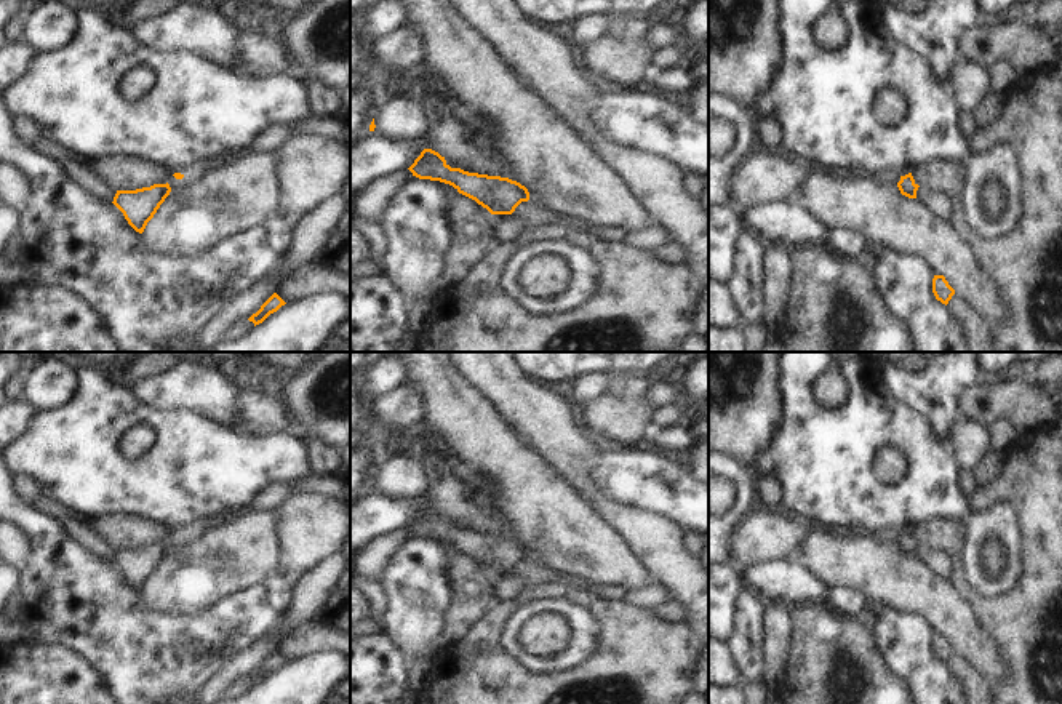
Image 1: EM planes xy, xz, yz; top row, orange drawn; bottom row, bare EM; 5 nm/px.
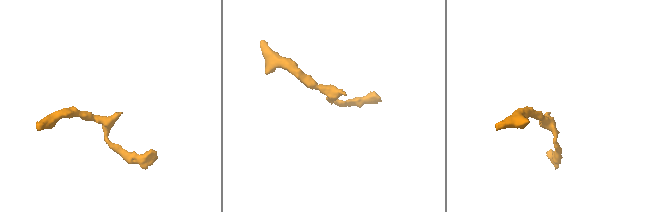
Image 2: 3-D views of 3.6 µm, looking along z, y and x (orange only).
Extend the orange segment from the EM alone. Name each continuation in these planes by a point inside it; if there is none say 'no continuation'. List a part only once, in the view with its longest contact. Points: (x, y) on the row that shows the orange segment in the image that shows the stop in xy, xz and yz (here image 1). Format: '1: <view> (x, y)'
1: xy (194, 172)

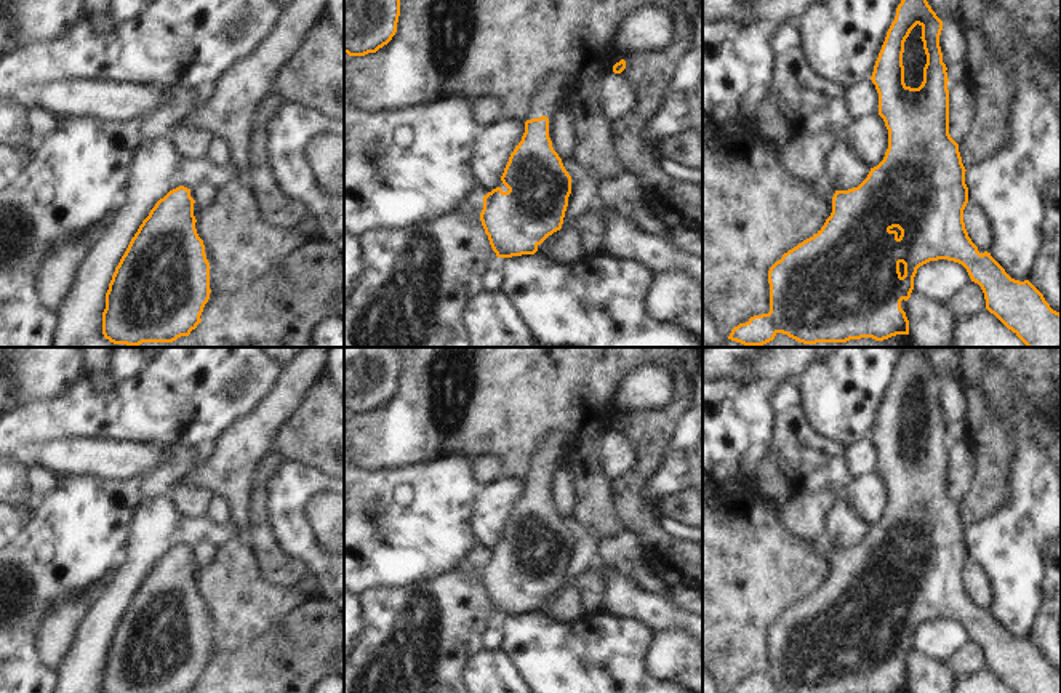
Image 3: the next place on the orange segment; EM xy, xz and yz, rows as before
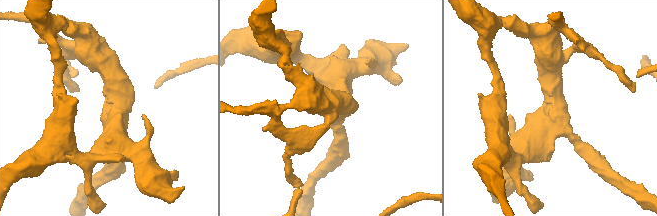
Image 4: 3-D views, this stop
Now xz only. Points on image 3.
1: xz (546, 100)

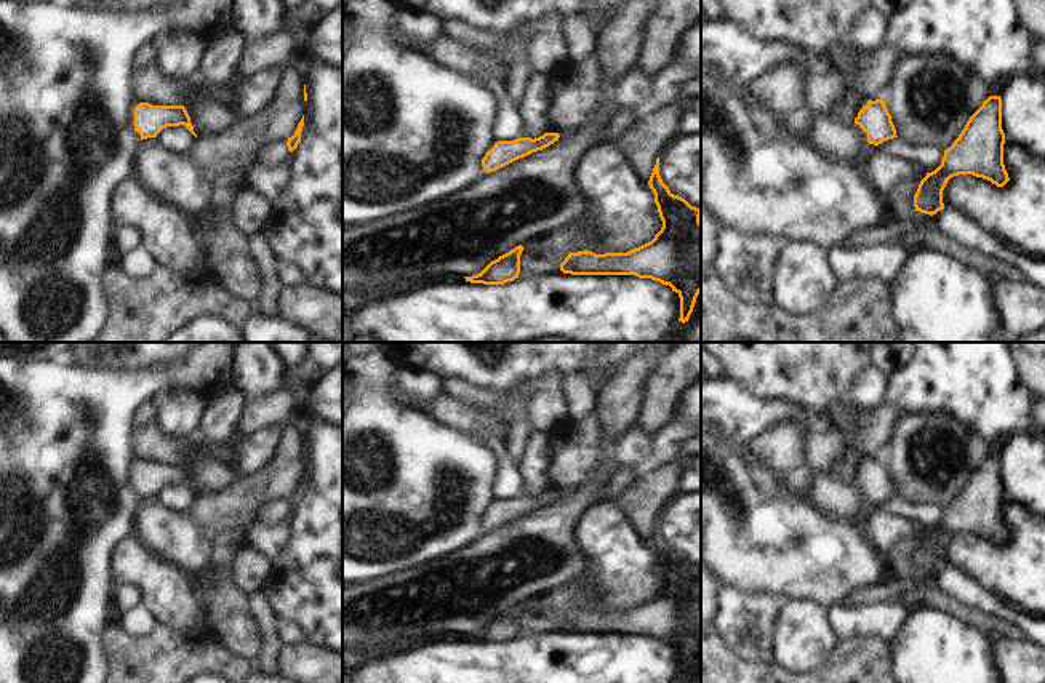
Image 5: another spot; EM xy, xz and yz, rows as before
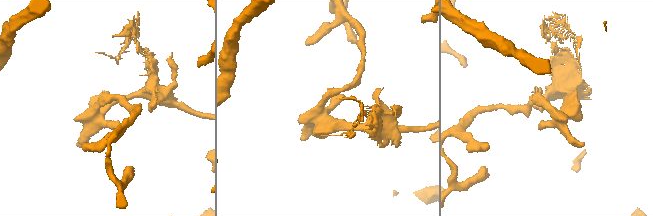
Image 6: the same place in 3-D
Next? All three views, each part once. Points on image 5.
no continuation

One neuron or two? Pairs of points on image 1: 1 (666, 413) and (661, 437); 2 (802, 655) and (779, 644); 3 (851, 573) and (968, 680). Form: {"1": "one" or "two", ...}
{"1": "two", "2": "two", "3": "two"}

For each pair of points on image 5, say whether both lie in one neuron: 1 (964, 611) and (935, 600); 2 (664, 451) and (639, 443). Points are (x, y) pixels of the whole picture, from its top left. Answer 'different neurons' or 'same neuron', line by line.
1: same neuron
2: different neurons

